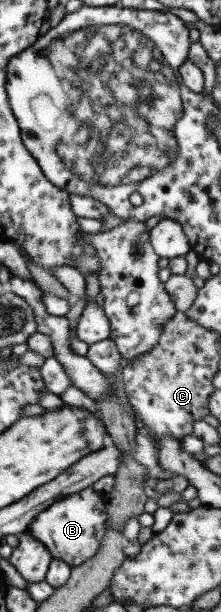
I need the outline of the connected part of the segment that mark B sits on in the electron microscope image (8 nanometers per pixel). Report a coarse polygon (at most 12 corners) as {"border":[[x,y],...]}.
{"border":[[92,486],[42,508],[26,530],[72,569],[106,533]]}

